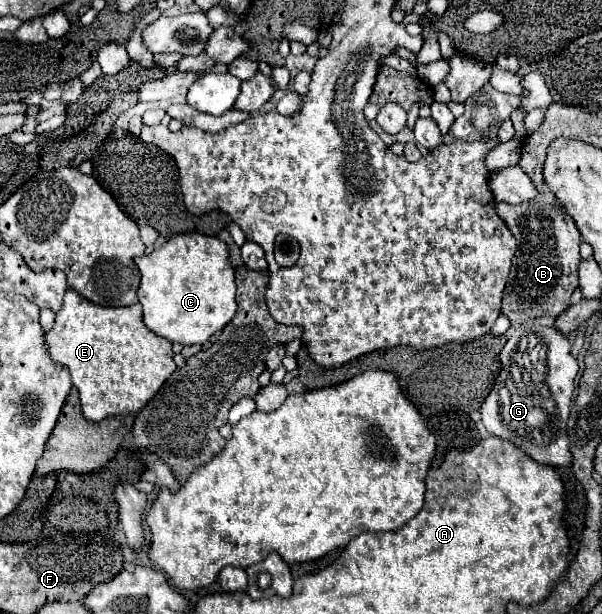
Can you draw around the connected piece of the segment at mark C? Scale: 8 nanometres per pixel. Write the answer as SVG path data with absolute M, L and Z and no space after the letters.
M201 233L173 235L169 241L165 241L163 247L149 255L137 257L135 263L141 271L141 285L137 293L139 303L143 305L143 321L159 337L181 345L203 345L215 331L223 329L235 317L235 269L229 263L229 247L221 239Z

